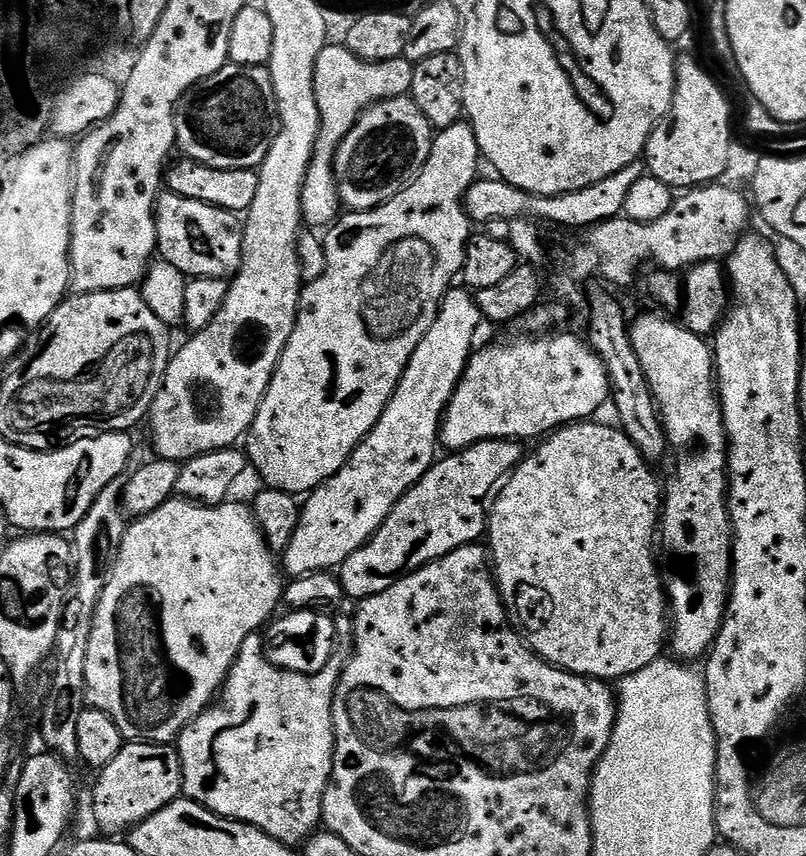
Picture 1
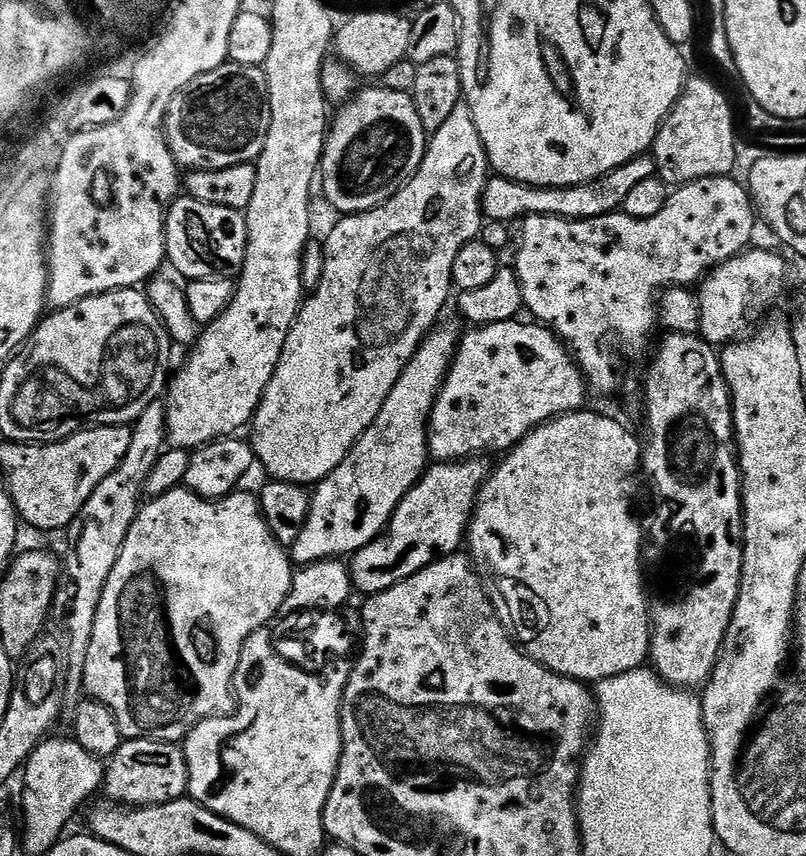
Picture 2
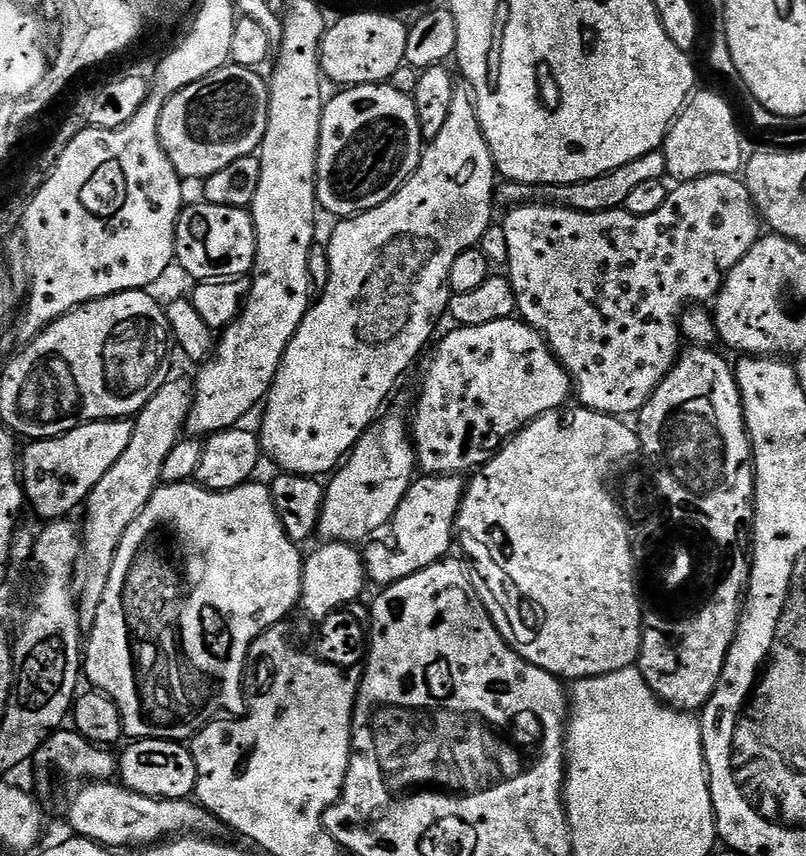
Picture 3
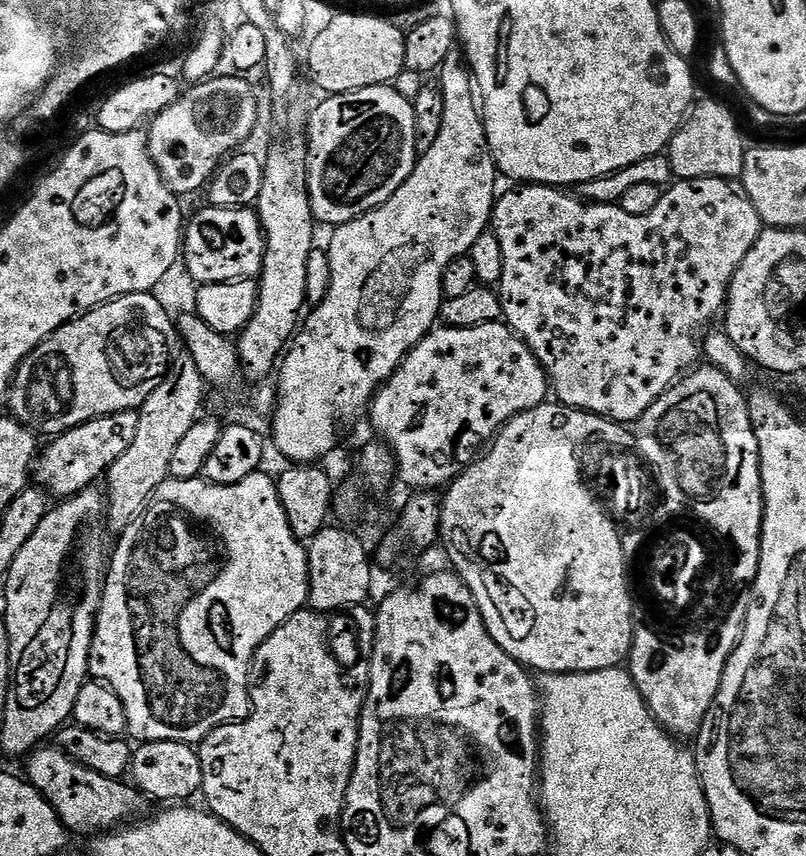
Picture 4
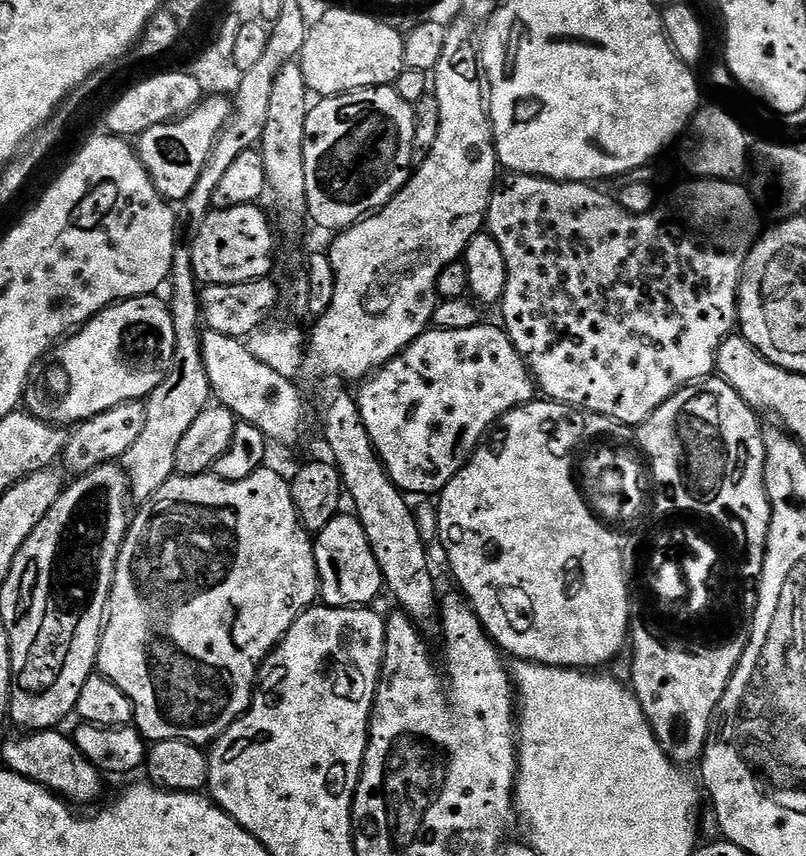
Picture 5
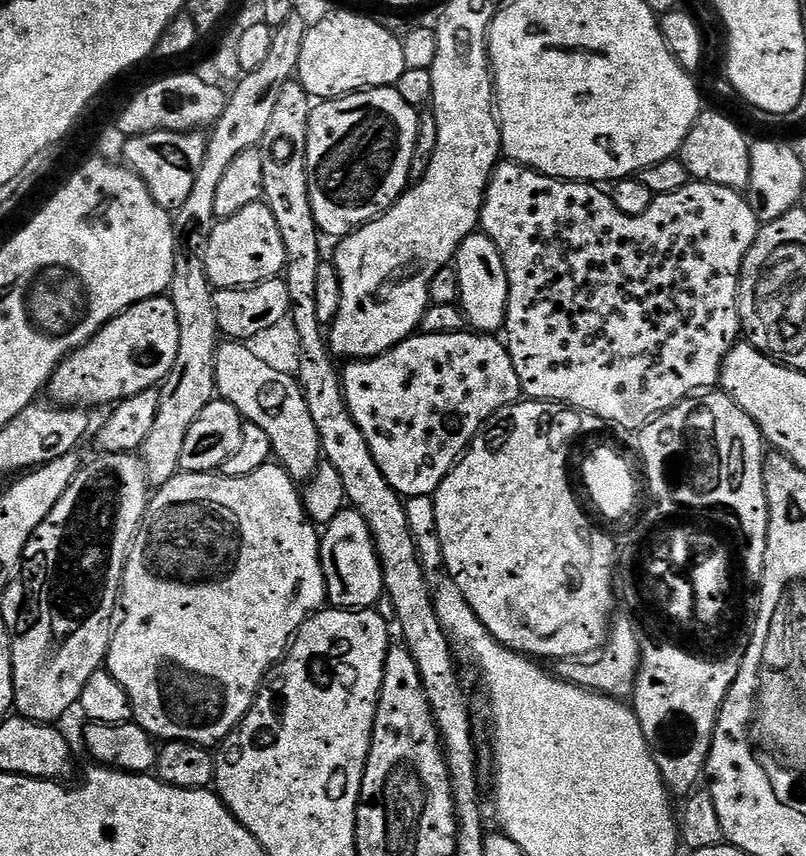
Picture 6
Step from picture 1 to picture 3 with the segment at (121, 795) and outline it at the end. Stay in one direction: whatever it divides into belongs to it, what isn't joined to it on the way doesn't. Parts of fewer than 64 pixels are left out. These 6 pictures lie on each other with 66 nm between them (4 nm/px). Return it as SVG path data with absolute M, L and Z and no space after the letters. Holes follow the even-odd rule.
M132 740L129 748L118 756L118 780L125 788L146 794L155 800L187 800L196 790L196 763L187 743L175 740Z

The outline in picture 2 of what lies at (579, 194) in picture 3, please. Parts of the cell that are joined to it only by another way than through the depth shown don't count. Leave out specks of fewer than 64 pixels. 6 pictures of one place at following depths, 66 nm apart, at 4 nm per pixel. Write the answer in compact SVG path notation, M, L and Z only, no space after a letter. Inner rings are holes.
M651 154L630 158L630 162L602 174L596 180L578 186L536 188L533 184L523 184L517 180L508 180L505 176L493 175L484 188L480 207L488 220L505 222L520 222L525 216L557 216L567 220L602 218L611 212L621 211L626 197L651 176L656 176L656 159Z

